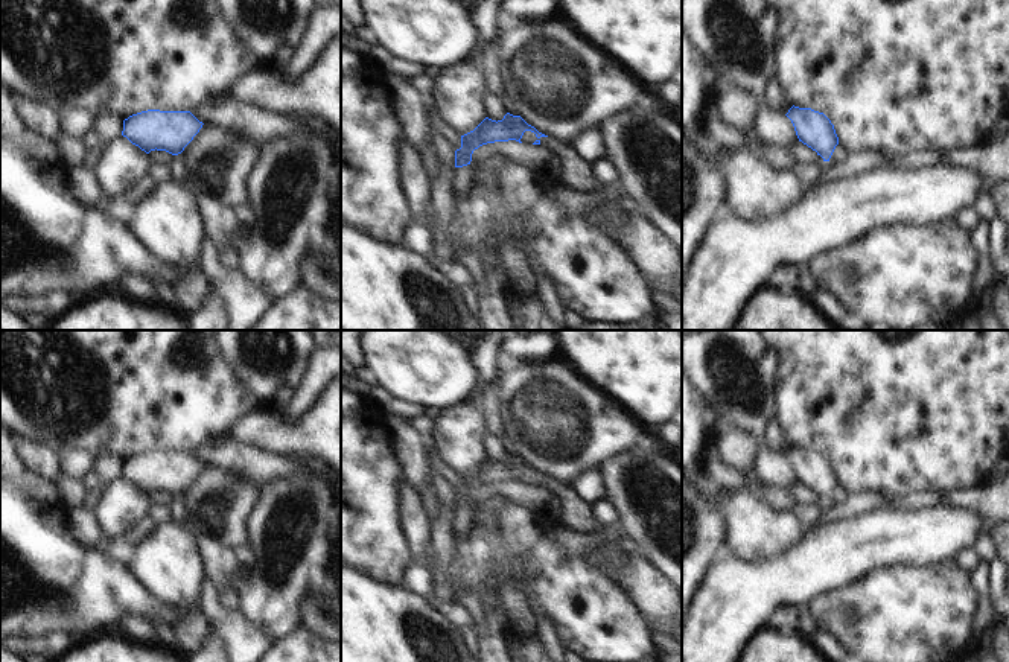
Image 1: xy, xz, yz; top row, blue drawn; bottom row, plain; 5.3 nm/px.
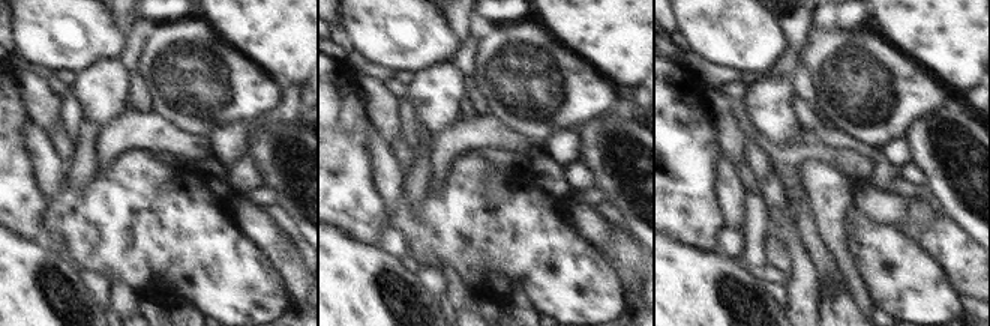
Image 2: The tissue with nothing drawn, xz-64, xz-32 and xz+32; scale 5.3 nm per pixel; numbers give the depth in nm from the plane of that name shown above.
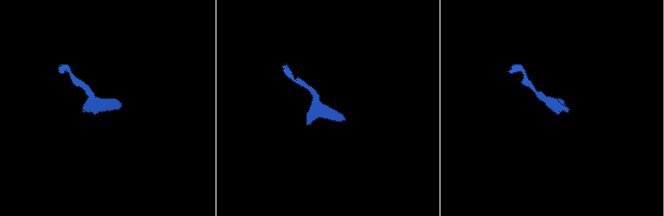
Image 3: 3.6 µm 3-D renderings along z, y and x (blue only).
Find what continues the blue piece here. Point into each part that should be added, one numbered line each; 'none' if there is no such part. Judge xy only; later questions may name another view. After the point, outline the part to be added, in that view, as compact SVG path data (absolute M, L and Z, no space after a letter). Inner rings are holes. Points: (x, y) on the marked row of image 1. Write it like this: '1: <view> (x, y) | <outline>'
none

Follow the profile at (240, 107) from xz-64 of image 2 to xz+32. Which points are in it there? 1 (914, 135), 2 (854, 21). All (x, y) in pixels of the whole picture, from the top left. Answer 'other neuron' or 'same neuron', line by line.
1: other neuron
2: other neuron

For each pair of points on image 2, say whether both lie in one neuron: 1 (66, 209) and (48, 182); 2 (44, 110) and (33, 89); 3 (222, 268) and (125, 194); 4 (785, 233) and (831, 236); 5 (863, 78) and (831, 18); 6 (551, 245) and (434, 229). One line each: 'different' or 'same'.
1: different
2: same
3: same
4: different
5: different
6: same

